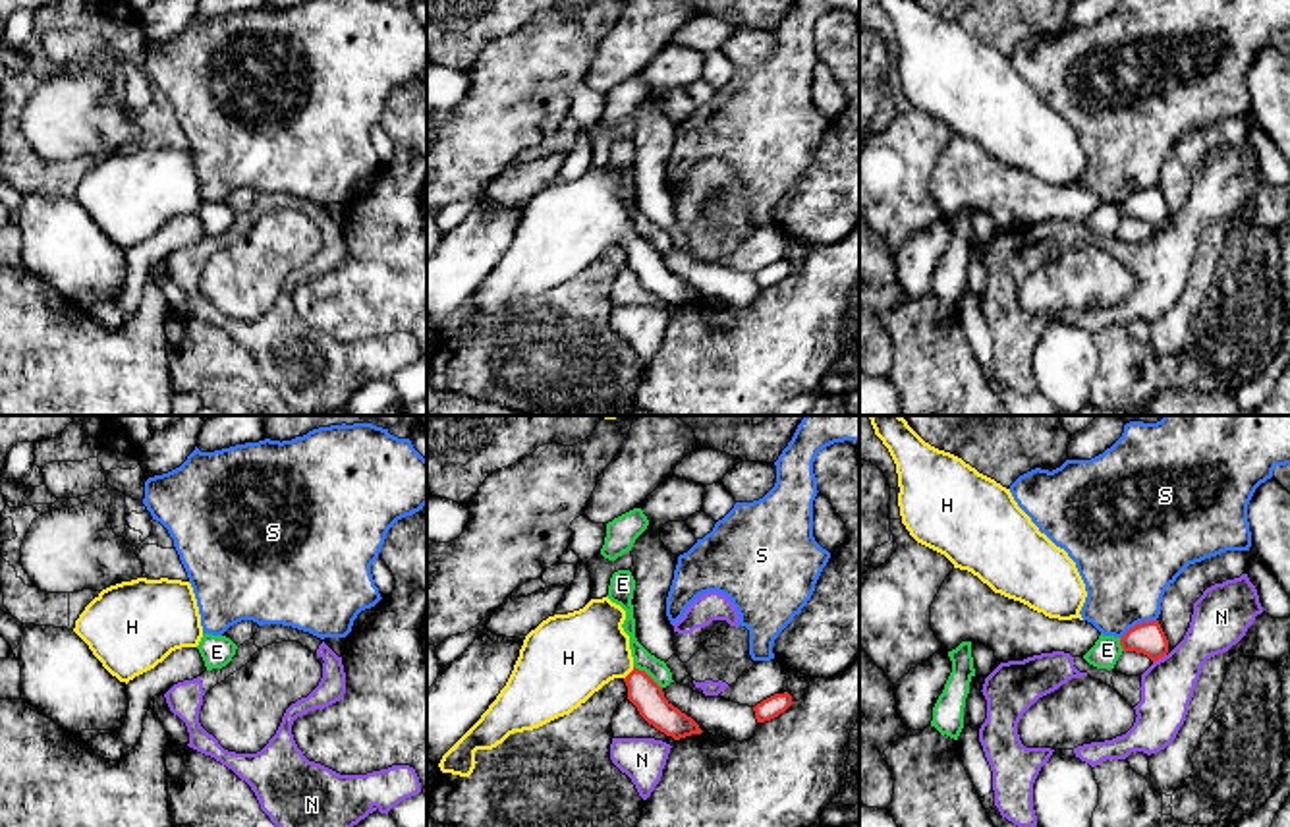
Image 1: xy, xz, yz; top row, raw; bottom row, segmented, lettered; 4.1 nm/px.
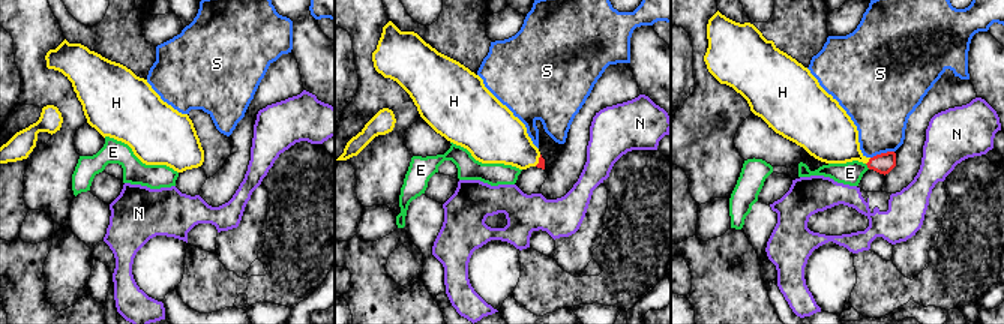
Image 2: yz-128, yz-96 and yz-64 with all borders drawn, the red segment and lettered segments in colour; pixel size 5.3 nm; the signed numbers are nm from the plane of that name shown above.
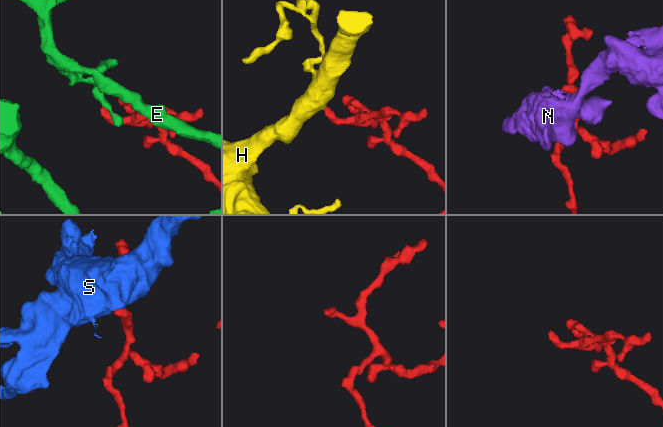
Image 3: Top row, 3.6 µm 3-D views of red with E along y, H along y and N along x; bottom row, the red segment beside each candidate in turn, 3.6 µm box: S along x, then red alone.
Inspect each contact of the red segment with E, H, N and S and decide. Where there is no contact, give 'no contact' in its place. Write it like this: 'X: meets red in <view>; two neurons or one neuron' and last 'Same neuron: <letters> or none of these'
E: meets red in xz; two neurons
H: meets red in xz; one neuron
N: meets red in yz; two neurons
S: meets red in yz; two neurons
Same neuron: H

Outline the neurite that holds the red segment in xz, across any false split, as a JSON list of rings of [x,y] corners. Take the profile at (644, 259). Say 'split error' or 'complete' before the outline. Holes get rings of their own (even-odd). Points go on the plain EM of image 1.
split error; [[[608,164],[591,166],[583,176],[554,182],[531,197],[519,216],[514,238],[496,267],[481,286],[442,323],[438,334],[442,340],[469,344],[475,336],[475,319],[492,317],[510,301],[539,296],[558,284],[570,282],[585,271],[595,259],[614,245],[628,253],[628,267],[639,282],[657,298],[674,307],[701,301],[699,292],[674,274],[662,255],[645,240],[633,234],[630,203],[622,191],[626,178]]]

